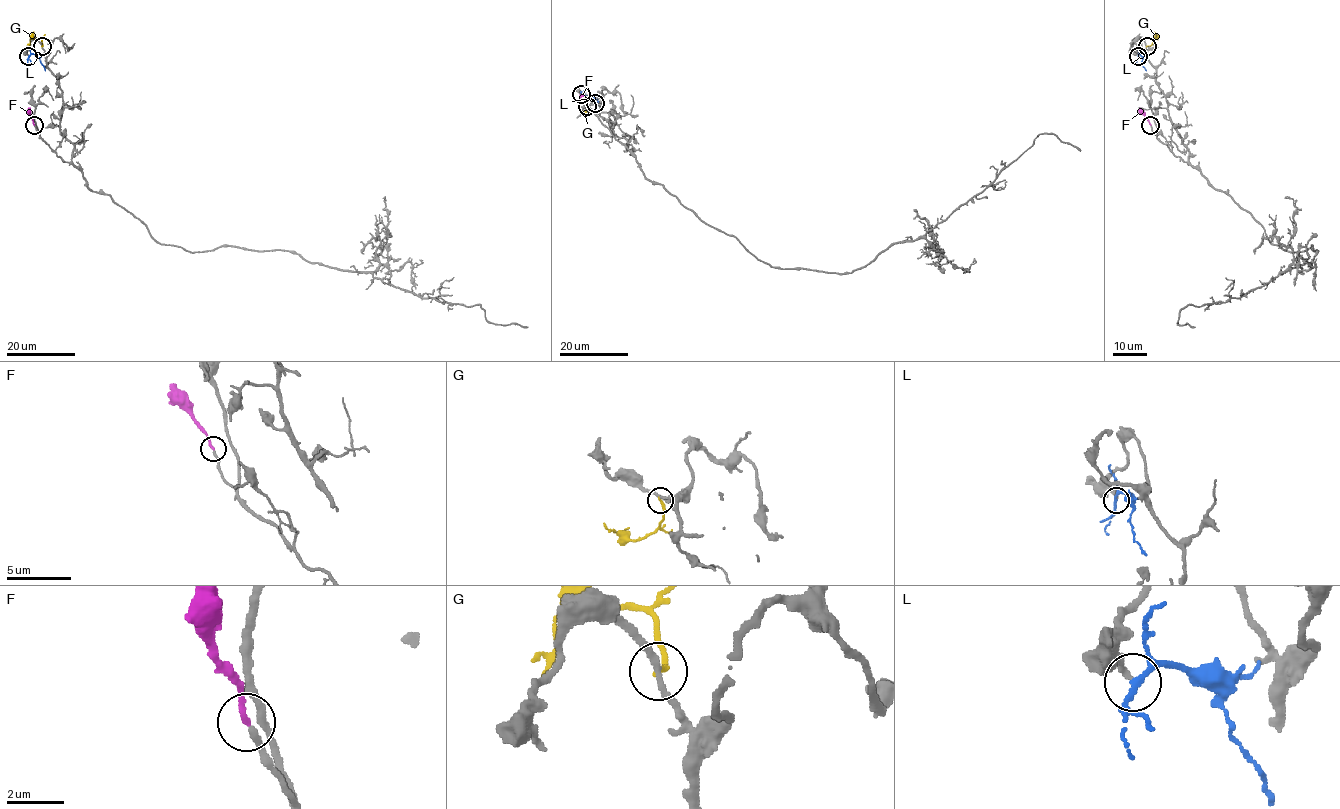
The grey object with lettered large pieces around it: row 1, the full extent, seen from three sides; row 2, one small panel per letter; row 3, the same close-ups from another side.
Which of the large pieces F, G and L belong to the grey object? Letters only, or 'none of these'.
F

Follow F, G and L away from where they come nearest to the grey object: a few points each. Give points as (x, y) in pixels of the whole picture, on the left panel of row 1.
F: (34, 125), (29, 108)
G: (42, 46), (42, 40), (31, 38), (28, 47)
L: (29, 55), (36, 55), (45, 70)

